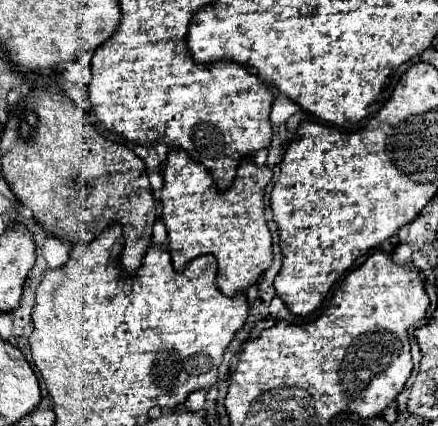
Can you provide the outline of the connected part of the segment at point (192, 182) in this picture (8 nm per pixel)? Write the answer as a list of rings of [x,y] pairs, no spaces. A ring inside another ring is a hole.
[[[171,148],[163,164],[161,204],[175,270],[185,270],[193,256],[213,254],[219,264],[217,286],[225,296],[235,296],[253,286],[273,258],[263,204],[263,190],[271,176],[271,168],[259,168],[251,160],[243,160],[233,184],[219,194],[211,174],[201,164],[193,162],[185,150]]]

